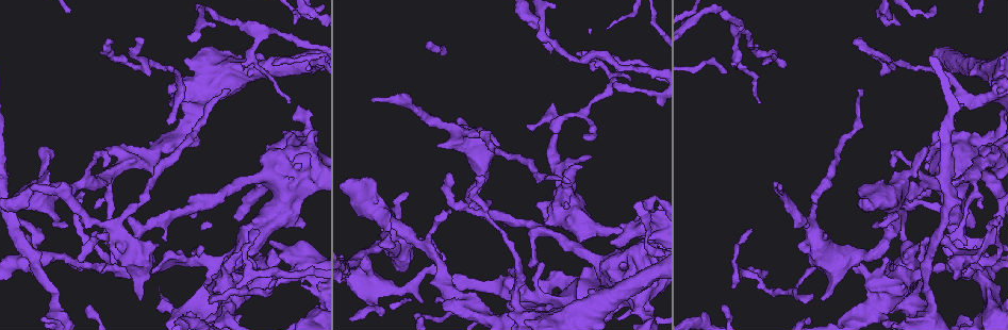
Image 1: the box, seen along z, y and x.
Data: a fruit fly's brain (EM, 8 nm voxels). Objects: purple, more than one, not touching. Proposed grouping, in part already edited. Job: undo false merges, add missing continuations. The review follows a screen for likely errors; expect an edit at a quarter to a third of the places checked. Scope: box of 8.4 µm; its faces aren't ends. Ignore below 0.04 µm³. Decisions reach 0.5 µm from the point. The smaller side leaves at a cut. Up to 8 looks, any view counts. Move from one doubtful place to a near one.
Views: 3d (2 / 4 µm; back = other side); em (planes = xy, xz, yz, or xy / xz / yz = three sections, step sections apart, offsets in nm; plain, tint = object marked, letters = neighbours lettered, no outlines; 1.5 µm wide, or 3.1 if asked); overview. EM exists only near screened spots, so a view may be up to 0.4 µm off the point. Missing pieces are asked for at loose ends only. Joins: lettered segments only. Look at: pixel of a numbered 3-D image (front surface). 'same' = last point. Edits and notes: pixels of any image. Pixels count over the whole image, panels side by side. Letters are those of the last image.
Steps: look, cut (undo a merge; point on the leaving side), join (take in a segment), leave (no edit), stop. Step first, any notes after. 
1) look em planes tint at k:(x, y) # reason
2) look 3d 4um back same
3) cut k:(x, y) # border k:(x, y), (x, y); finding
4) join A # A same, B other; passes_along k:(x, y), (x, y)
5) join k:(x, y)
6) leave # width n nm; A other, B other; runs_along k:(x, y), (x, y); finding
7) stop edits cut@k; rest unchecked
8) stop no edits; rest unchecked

look 3d 4um at 1:(257, 282) # calibre changes

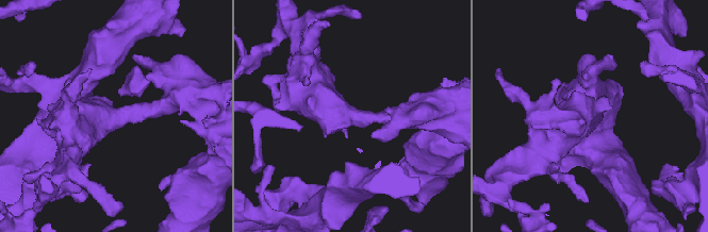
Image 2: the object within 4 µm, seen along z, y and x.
look em planes tint at 2:(115, 119) # arm_widths 280, 600 nm; shape alone is not enough

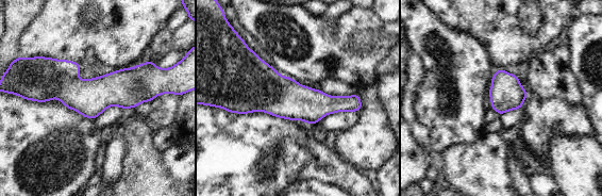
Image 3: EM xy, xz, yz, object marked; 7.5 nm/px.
look em planes letters same # what lies round it

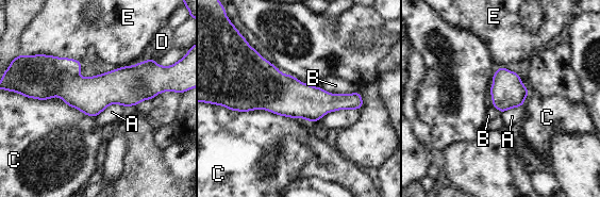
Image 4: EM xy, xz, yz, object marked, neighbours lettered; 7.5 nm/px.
leave # A other, B other, C other, D other, E other; border 4:(15, 92), (60, 97), (95, 117); one cell here

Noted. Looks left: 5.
look 3d 2um at 1:(312, 158)

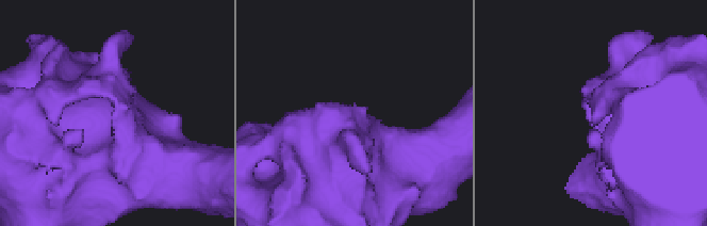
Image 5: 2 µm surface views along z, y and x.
look em xy step 4 letters at 5:(589, 112) # shape alone is not enough

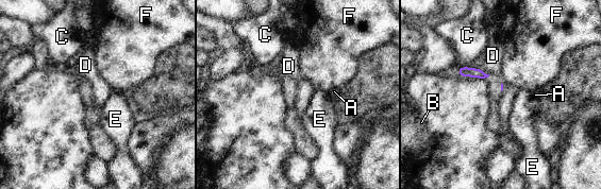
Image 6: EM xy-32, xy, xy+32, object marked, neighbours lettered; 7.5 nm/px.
look em planes letters same

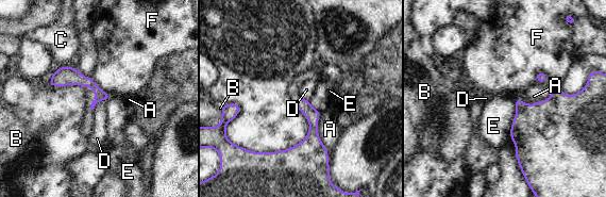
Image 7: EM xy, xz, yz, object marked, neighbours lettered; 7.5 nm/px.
leave # A other, B other, C other, D other, E other, F other; border 7:(107, 99), (101, 99), (93, 110); no lettered segment goes on from it

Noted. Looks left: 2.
look em xy step 8 tint at 1:(288, 100) # an open end

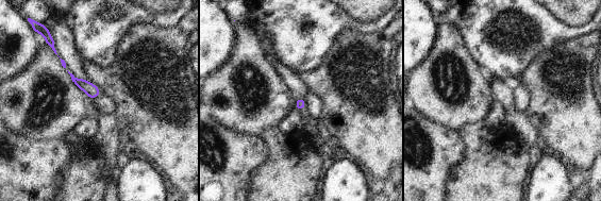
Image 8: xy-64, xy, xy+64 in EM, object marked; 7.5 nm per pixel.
look em xy step 8 letters same # see the neighbours

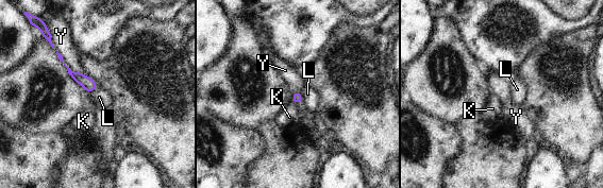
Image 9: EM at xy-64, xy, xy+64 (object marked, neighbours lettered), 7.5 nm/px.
leave # longest_contact Y 220 nm; K other, L other, Y other; border 9:(300, 91), (302, 102); no lettered segment goes on from it

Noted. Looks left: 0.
stop no edits; rest unchecked

